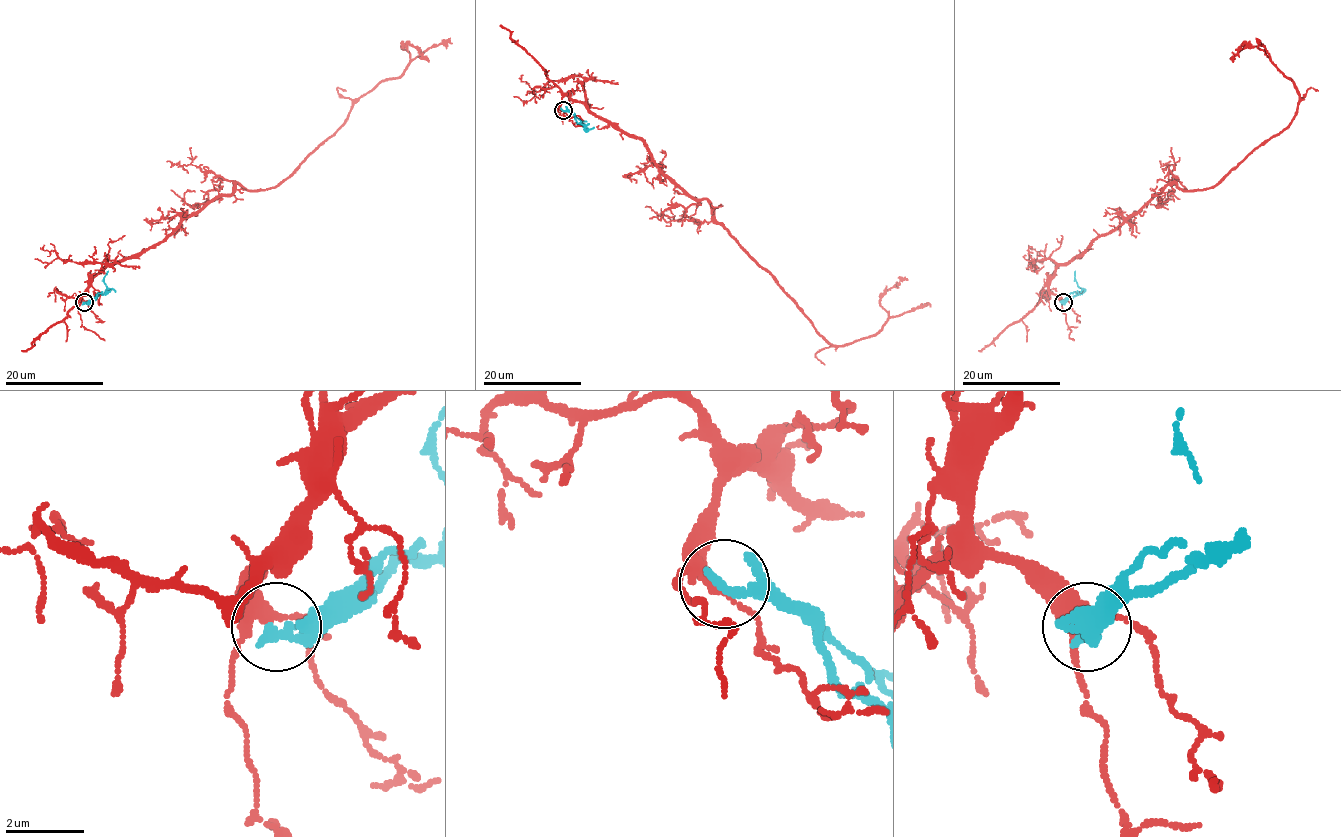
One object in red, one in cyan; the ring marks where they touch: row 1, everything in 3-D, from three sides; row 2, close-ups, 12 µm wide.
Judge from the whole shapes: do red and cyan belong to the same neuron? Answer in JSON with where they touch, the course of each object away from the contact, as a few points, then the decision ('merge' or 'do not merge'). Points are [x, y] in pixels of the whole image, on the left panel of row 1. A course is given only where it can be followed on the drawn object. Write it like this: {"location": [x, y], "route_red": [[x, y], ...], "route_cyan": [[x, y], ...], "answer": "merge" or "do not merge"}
{"location": [84, 302], "route_red": [[83, 302], [108, 265], [215, 197], [276, 187], [398, 78], [402, 46], [429, 62]], "route_cyan": [[84, 302], [90, 302], [105, 291], [104, 278], [108, 271]], "answer": "do not merge"}

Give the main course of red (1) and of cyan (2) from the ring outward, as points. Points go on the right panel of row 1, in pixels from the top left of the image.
1: (1063, 302), (1049, 289), (1060, 265), (1168, 185), (1213, 187), (1288, 125), (1295, 84), (1255, 46), (1232, 62)
2: (1063, 302), (1082, 291), (1075, 278), (1075, 271)

